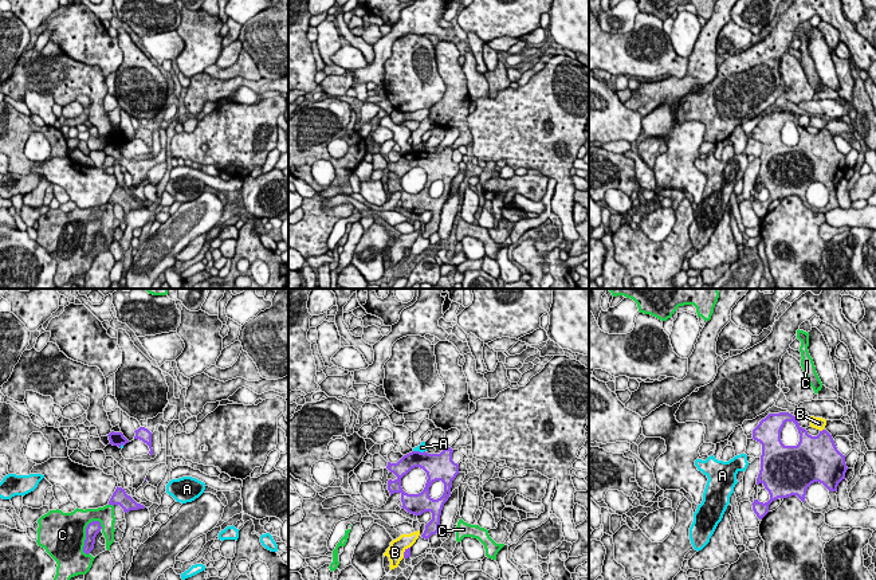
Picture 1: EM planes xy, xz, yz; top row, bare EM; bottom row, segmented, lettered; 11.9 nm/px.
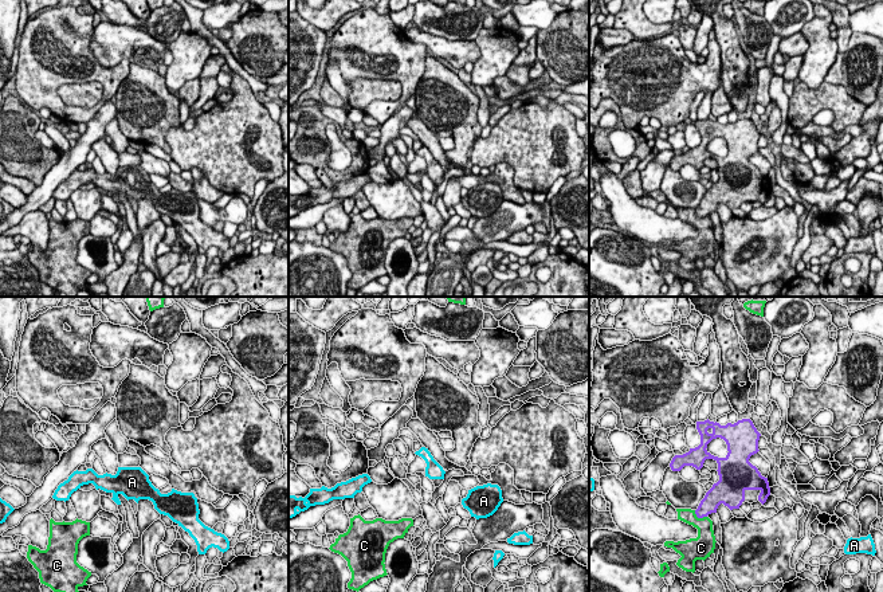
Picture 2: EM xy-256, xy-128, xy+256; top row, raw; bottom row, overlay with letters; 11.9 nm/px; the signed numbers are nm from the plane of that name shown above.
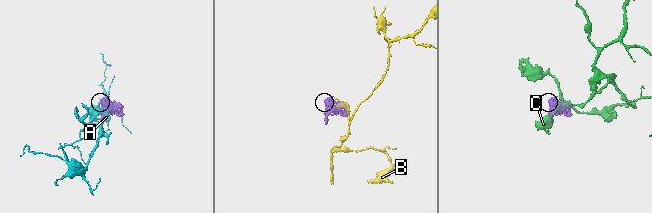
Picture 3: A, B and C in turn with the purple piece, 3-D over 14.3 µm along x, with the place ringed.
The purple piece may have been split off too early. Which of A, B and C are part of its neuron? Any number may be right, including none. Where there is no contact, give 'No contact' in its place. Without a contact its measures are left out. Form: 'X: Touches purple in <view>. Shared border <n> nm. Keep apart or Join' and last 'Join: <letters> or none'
A: Touches purple in xz. Shared border 140 nm. Keep apart
B: Touches purple in yz. Shared border 60 nm. Keep apart
C: Touches purple in xy. Shared border 460 nm. Keep apart
Join: none

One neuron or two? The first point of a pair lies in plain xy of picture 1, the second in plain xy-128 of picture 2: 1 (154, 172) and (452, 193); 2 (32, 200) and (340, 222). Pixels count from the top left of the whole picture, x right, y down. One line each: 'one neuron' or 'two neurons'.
1: one neuron
2: one neuron

